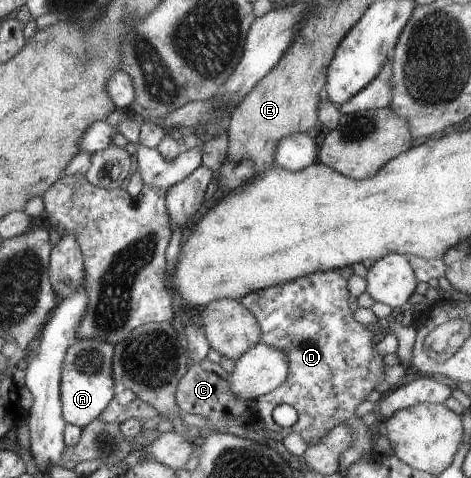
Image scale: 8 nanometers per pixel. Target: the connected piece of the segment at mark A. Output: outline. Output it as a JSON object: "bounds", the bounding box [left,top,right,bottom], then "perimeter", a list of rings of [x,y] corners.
{"bounds":[59,340,115,447],"perimeter":[[[73,340],[67,347],[61,362],[59,378],[59,404],[66,422],[63,431],[63,444],[70,447],[79,440],[81,428],[103,413],[103,408],[115,396],[115,381],[111,372],[111,358],[114,346],[101,340]]]}

